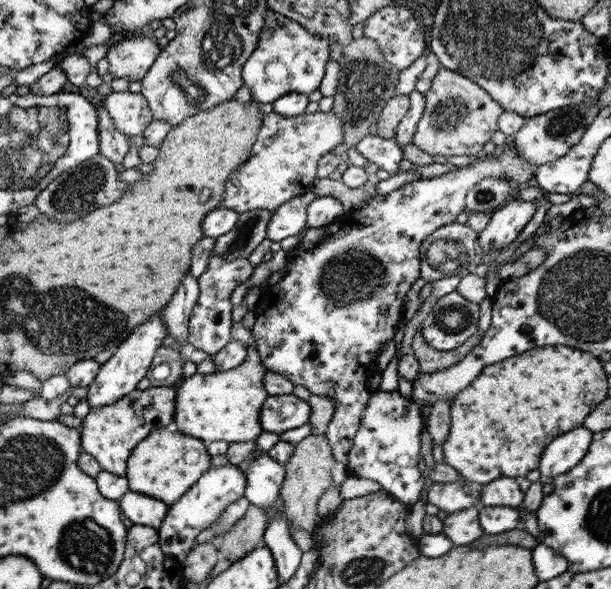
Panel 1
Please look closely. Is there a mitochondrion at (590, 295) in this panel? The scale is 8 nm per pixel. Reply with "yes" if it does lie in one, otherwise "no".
yes

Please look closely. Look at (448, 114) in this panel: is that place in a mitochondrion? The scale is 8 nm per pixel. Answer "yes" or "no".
yes

